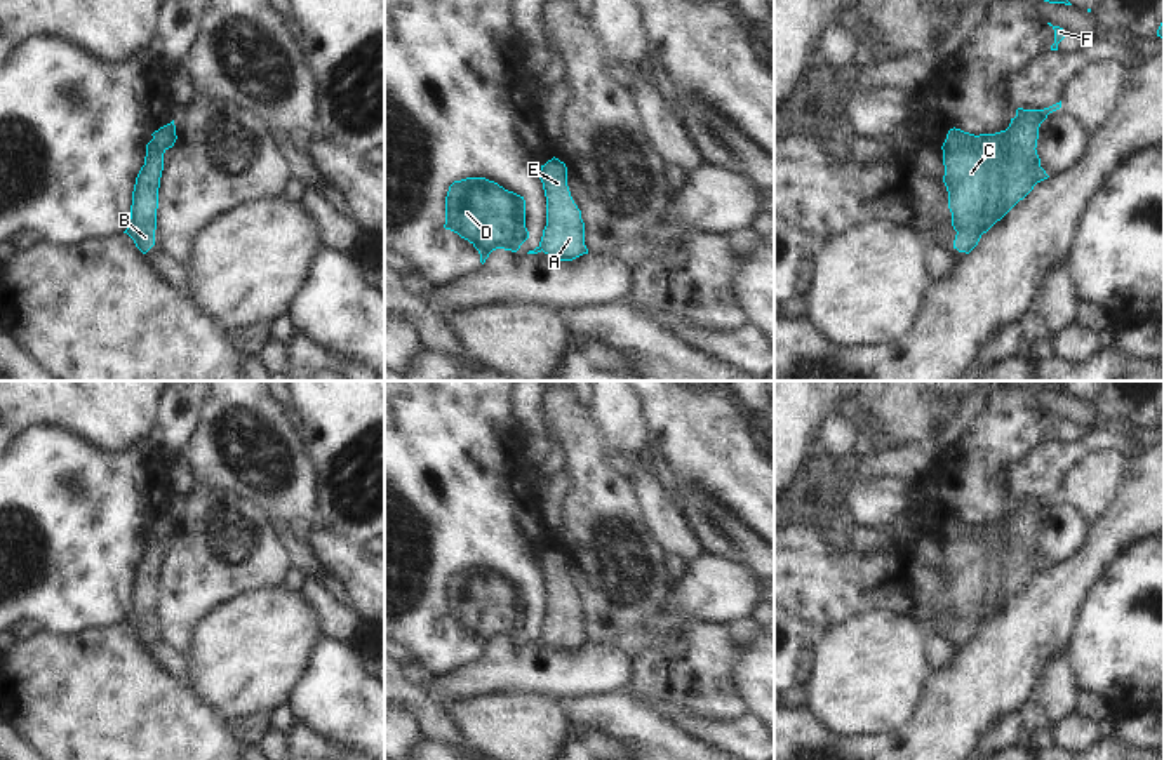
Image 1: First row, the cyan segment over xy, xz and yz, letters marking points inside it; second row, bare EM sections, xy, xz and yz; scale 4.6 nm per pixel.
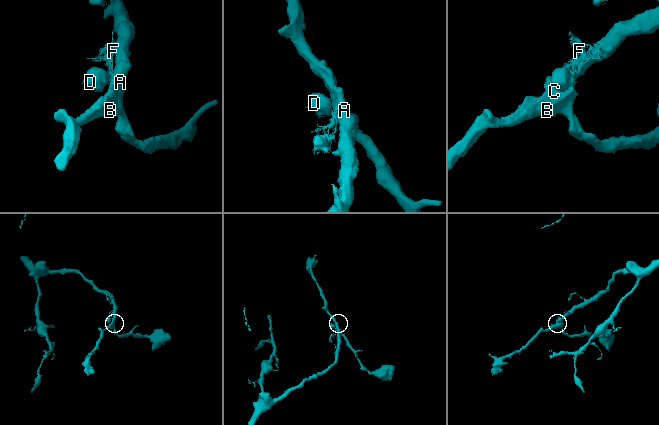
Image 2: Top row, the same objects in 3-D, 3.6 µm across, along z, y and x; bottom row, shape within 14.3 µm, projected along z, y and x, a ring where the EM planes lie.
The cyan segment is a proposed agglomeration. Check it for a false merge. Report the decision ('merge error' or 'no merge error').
merge error

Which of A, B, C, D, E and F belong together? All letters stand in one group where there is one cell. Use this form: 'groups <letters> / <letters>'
groups A B C E / D F

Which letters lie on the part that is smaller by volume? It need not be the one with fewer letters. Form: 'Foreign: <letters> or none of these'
Foreign: D, F

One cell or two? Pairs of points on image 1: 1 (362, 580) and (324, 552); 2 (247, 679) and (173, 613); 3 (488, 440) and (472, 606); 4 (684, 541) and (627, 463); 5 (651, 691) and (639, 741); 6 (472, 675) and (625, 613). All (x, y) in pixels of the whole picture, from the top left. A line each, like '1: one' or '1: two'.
1: one
2: two
3: one
4: one
5: two
6: two

